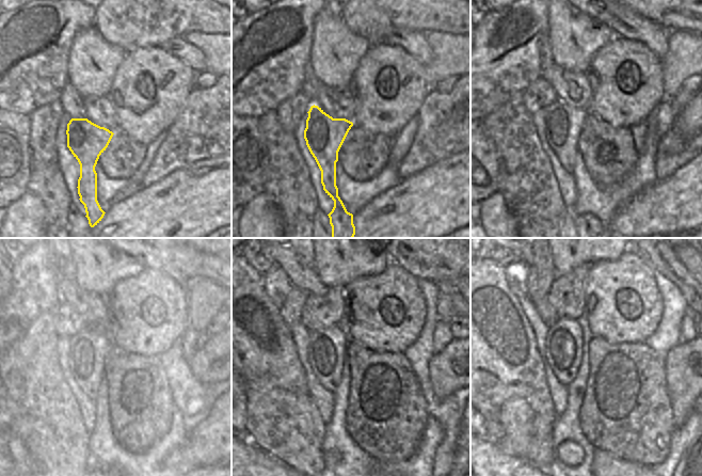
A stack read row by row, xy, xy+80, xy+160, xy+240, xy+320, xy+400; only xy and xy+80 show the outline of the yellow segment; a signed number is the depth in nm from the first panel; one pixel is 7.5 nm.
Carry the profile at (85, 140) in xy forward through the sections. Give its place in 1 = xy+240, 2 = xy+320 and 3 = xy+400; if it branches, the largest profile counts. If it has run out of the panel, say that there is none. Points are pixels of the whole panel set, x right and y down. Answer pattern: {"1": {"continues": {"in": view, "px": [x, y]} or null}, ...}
{"1": {"continues": {"in": "xy+240", "px": [88, 351]}}, "2": {"continues": {"in": "xy+320", "px": [326, 348]}}, "3": {"continues": {"in": "xy+400", "px": [564, 343]}}}

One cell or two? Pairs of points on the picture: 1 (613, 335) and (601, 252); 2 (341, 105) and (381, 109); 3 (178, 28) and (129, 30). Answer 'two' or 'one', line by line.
1: two
2: two
3: one

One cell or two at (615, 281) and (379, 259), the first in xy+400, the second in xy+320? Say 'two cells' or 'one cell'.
two cells

